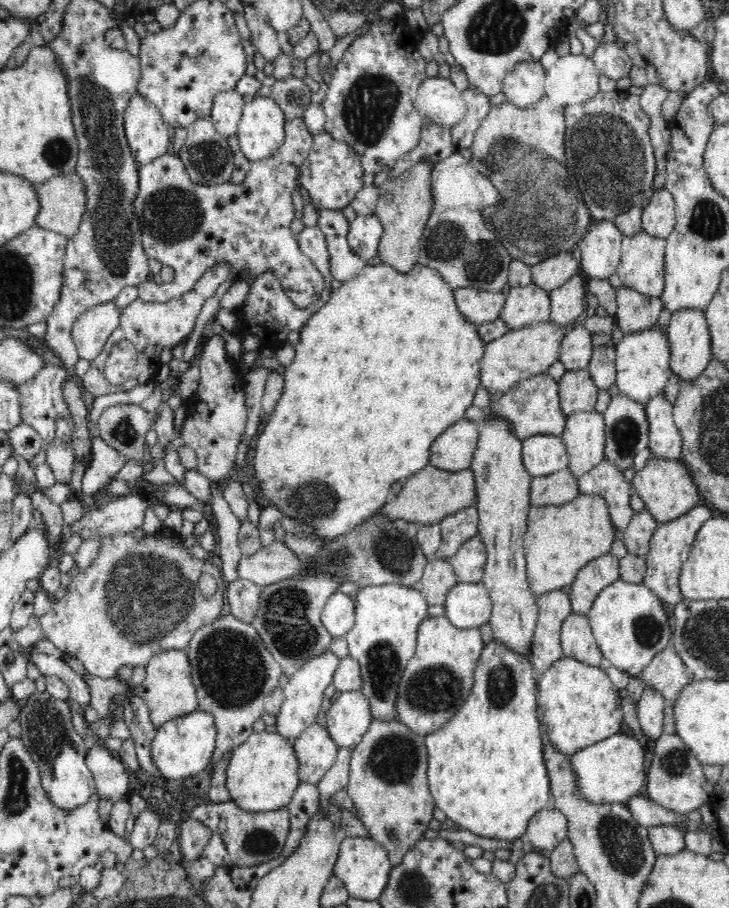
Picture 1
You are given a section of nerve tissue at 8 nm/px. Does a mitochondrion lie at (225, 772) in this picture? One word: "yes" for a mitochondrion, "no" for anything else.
no

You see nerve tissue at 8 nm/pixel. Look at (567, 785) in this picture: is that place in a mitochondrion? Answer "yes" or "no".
no

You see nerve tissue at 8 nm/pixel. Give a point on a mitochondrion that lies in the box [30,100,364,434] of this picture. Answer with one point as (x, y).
(174, 216)

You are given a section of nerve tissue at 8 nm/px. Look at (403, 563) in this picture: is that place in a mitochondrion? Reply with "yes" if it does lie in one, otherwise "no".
yes

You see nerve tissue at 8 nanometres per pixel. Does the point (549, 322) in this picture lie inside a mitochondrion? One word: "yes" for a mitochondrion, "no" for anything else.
no

